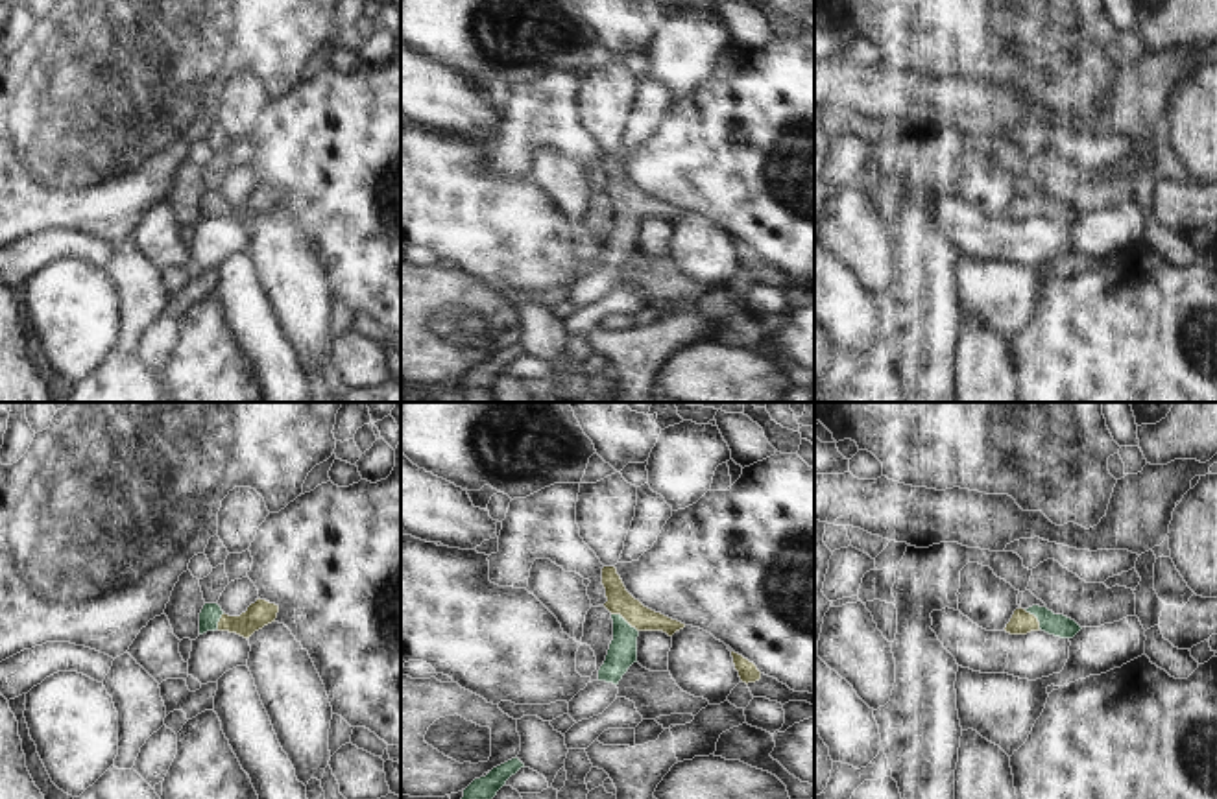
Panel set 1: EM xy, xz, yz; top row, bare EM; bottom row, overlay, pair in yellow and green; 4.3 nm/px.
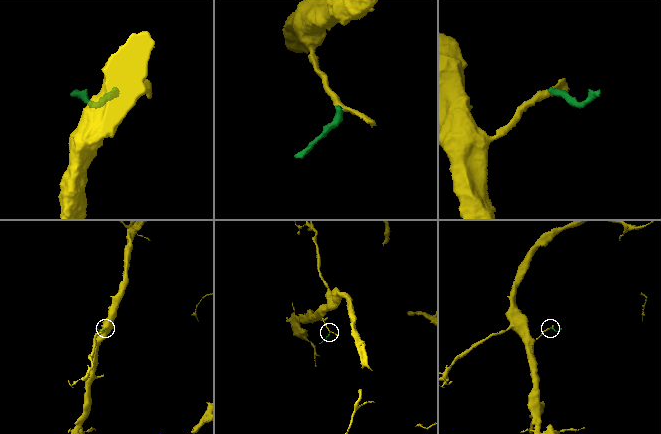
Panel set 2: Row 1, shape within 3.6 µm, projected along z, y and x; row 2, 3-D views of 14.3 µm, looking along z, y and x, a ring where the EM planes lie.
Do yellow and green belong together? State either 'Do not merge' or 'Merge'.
Merge

